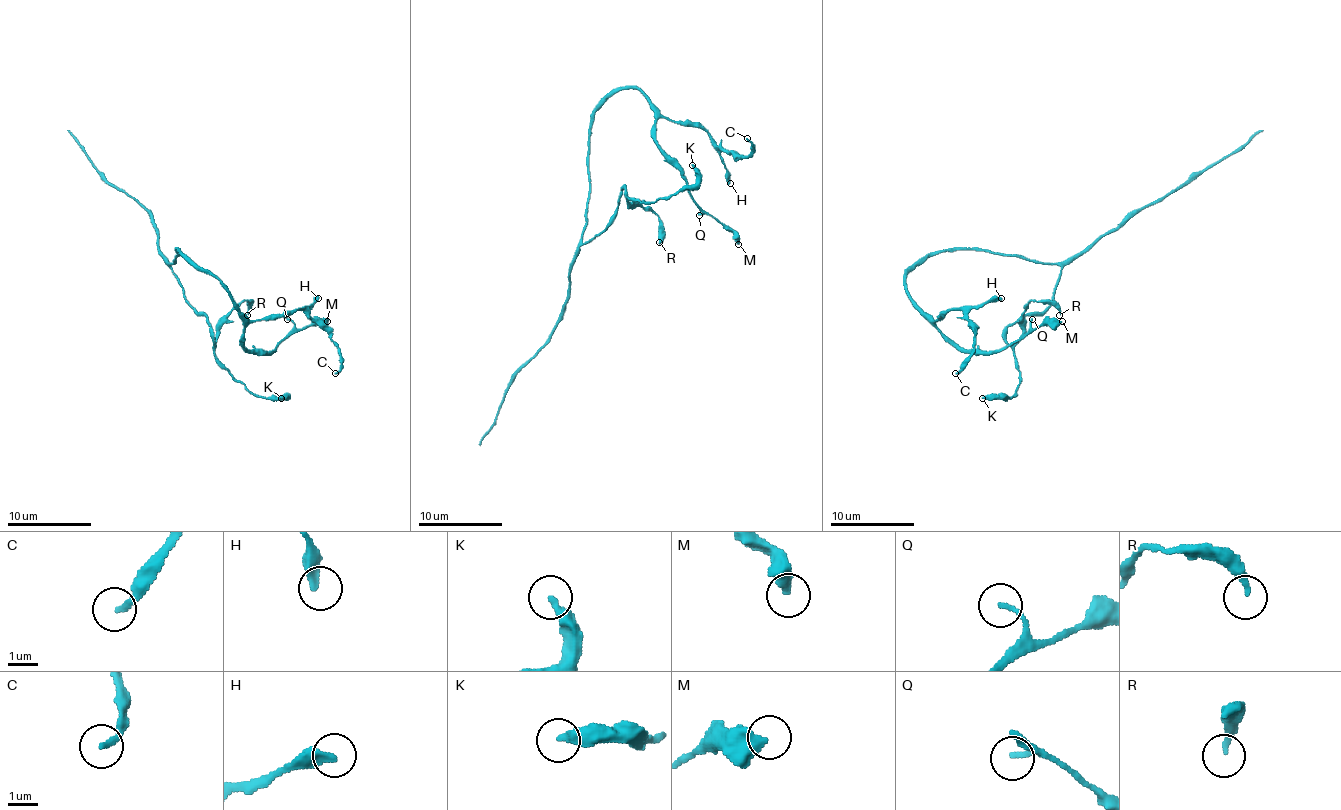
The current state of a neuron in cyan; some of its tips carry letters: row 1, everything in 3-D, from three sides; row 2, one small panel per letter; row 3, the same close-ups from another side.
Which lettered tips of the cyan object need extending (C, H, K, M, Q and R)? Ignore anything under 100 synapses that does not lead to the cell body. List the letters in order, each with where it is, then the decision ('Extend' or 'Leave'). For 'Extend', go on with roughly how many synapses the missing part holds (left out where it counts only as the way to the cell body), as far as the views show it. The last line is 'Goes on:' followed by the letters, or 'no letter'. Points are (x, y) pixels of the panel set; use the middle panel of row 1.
C: Place: (747, 138). Leave
H: Place: (730, 183). Leave
K: Place: (692, 165). Leave
M: Place: (738, 244). Leave
Q: Place: (699, 215). Leave
R: Place: (659, 242). Leave
Goes on: no letter

